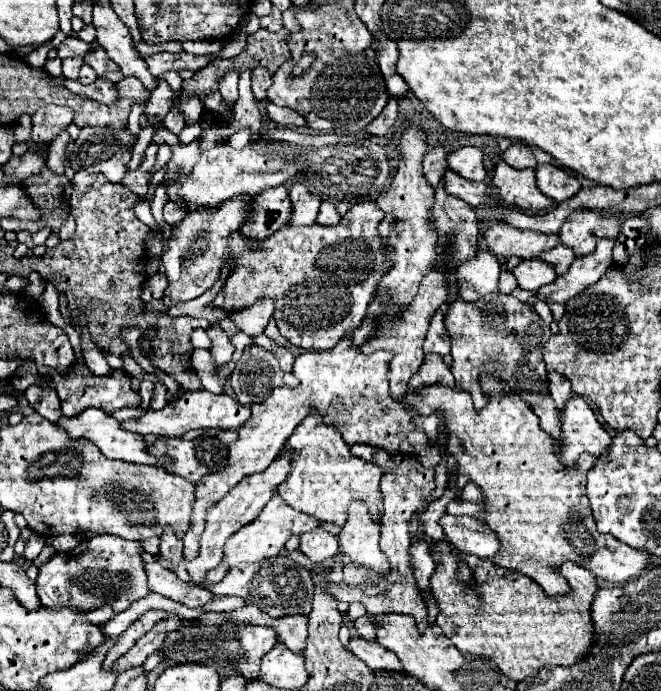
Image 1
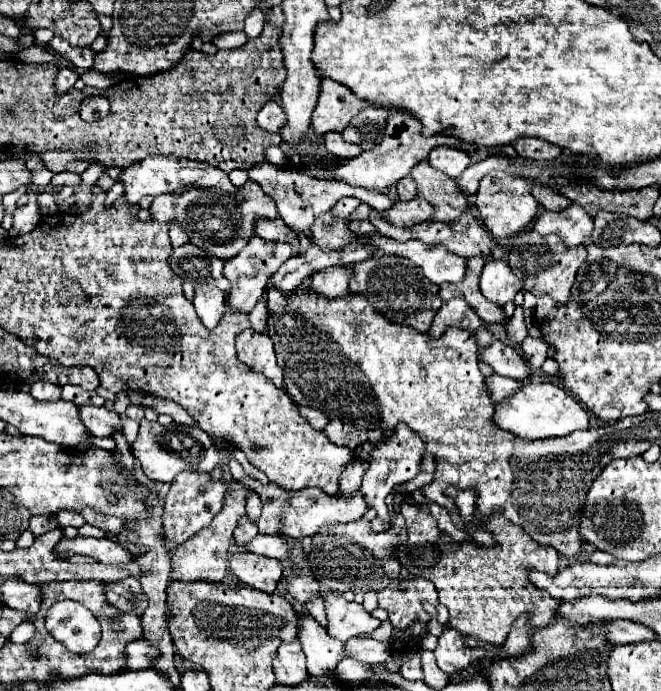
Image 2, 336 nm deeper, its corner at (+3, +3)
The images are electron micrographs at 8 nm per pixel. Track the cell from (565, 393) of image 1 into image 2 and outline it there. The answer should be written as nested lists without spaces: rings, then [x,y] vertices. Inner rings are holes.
[[[526,337],[522,343],[520,343],[520,349],[526,353],[526,359],[530,363],[532,369],[540,369],[542,363],[546,361],[546,341],[544,339],[532,339],[532,337]]]

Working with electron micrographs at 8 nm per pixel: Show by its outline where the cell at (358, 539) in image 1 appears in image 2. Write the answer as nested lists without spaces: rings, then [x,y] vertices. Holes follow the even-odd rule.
[[[398,425],[398,429],[394,429],[394,433],[388,439],[384,439],[380,445],[372,449],[372,461],[370,461],[370,469],[364,473],[362,493],[364,493],[366,503],[378,511],[378,517],[382,521],[386,523],[390,521],[388,507],[386,507],[386,495],[392,491],[394,485],[406,483],[420,471],[420,461],[424,453],[426,449],[422,445],[422,439],[412,429],[406,429],[406,425]]]

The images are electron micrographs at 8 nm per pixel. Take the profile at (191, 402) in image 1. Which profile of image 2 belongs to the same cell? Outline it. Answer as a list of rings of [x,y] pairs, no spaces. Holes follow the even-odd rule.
[[[80,407],[82,423],[92,437],[110,437],[114,429],[120,429],[120,417],[106,407]]]

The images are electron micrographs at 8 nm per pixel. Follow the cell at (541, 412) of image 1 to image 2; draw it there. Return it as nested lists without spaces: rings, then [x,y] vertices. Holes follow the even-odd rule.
[[[490,375],[486,377],[486,391],[490,391],[490,399],[494,403],[500,403],[502,399],[510,397],[512,393],[516,393],[516,389],[520,389],[524,383],[522,381],[514,381],[514,379],[508,379],[508,377],[502,377],[502,375]]]

